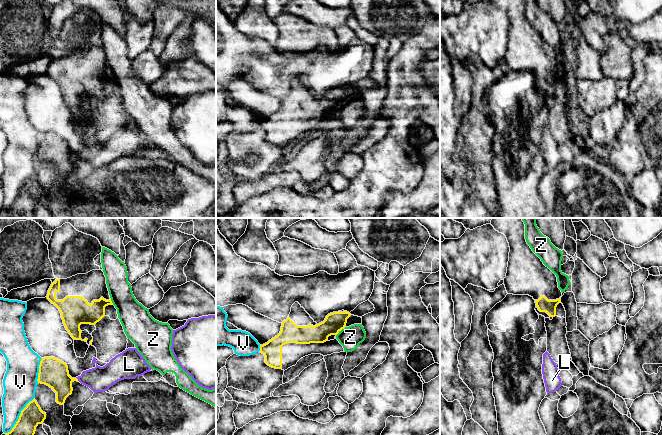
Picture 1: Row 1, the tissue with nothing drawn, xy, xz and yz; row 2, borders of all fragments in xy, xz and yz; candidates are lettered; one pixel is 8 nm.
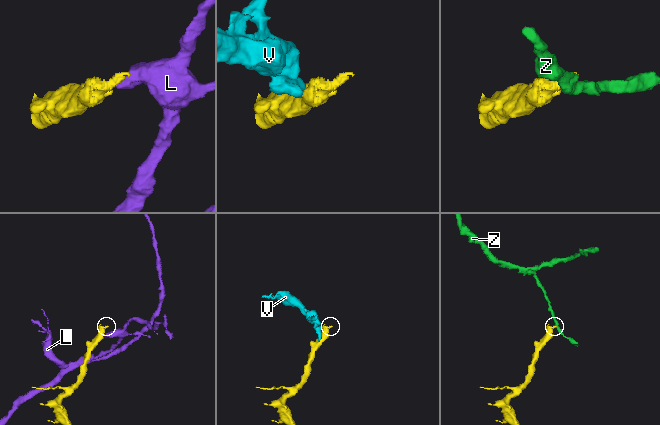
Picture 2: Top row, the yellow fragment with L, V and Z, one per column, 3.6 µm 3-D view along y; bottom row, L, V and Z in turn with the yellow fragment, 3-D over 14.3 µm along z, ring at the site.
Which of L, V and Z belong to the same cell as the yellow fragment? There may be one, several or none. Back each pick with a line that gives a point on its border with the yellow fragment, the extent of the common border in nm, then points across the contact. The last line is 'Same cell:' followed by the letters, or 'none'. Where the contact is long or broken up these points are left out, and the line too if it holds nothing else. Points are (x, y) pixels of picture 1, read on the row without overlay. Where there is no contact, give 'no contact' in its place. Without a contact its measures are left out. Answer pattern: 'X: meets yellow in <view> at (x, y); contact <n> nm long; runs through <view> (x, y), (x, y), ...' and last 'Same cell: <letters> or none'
Same cell: none

